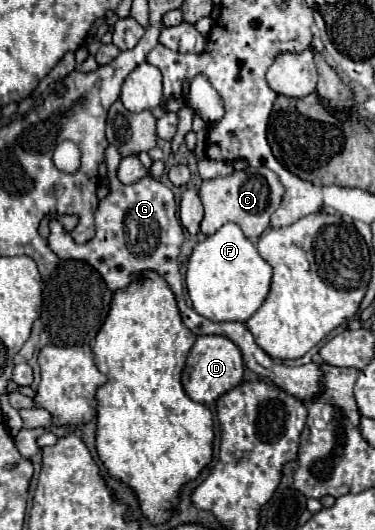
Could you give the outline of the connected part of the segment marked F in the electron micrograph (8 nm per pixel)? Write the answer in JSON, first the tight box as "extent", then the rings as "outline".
{"extent":[185,223,271,323],"outline":[[[225,223],[193,247],[185,275],[193,309],[211,321],[245,323],[265,301],[271,285],[271,265],[235,223]]]}

